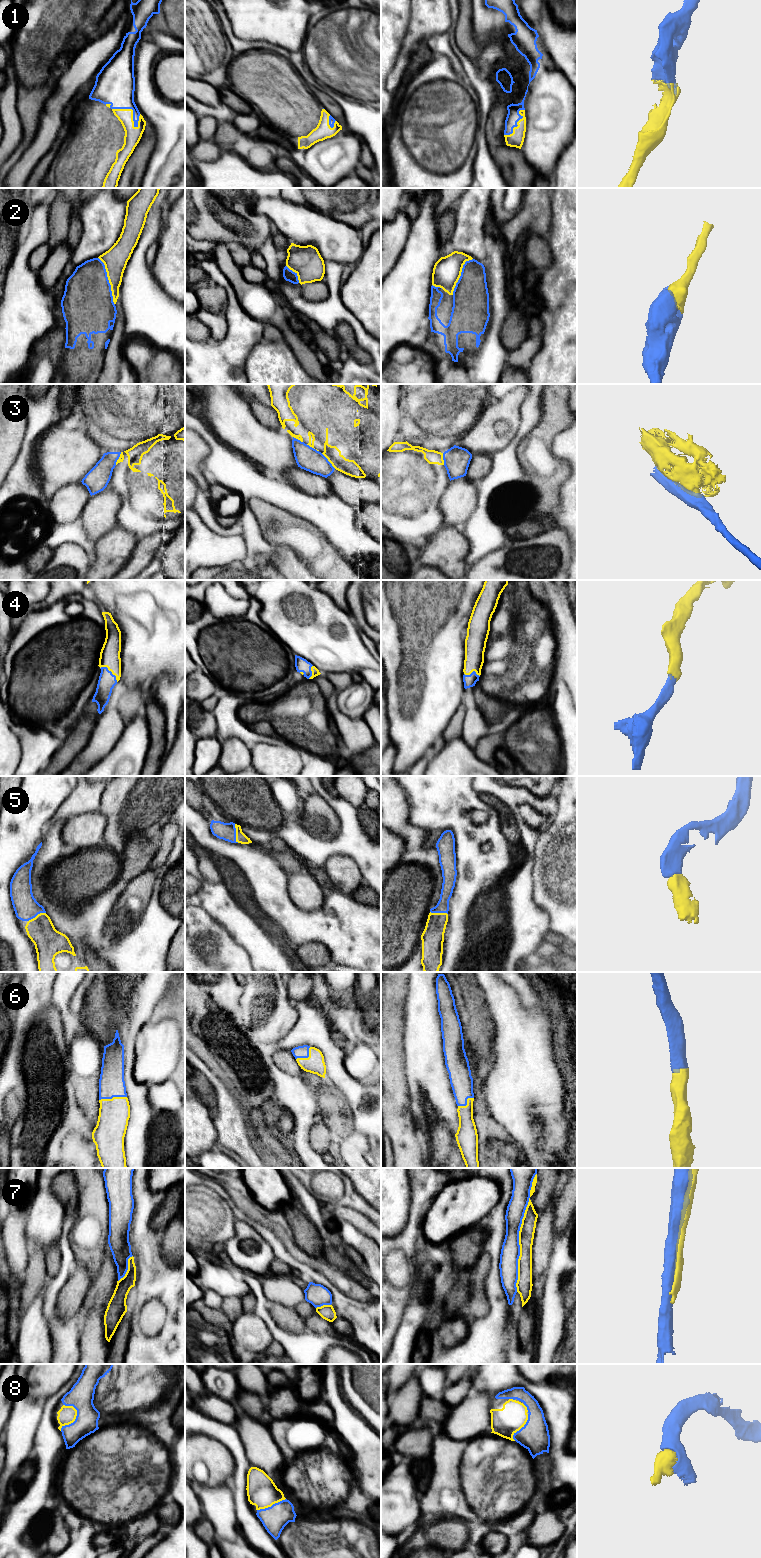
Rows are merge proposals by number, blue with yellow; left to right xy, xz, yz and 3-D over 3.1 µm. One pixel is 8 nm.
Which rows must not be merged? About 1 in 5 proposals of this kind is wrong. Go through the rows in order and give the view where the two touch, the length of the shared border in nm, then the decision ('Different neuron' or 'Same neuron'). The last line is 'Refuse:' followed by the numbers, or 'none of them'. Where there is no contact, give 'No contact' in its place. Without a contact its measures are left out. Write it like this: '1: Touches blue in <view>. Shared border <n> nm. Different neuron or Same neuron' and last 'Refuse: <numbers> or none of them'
1: Touches blue in xy. Shared border 260 nm. Same neuron
2: Touches blue in xy. Shared border 400 nm. Same neuron
3: Touches blue in xz. Shared border 170 nm. Different neuron
4: Touches blue in xy. Shared border 180 nm. Same neuron
5: Touches blue in xz. Shared border 160 nm. Same neuron
6: Touches blue in xy. Shared border 220 nm. Same neuron
7: Touches blue in yz. Shared border 950 nm. Different neuron
8: Touches blue in xy. Shared border 220 nm. Same neuron
Refuse: 3, 7

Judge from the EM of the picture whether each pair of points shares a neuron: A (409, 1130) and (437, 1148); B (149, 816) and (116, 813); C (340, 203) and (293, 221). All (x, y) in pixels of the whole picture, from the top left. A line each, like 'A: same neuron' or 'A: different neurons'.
A: different neurons
B: same neuron
C: different neurons

